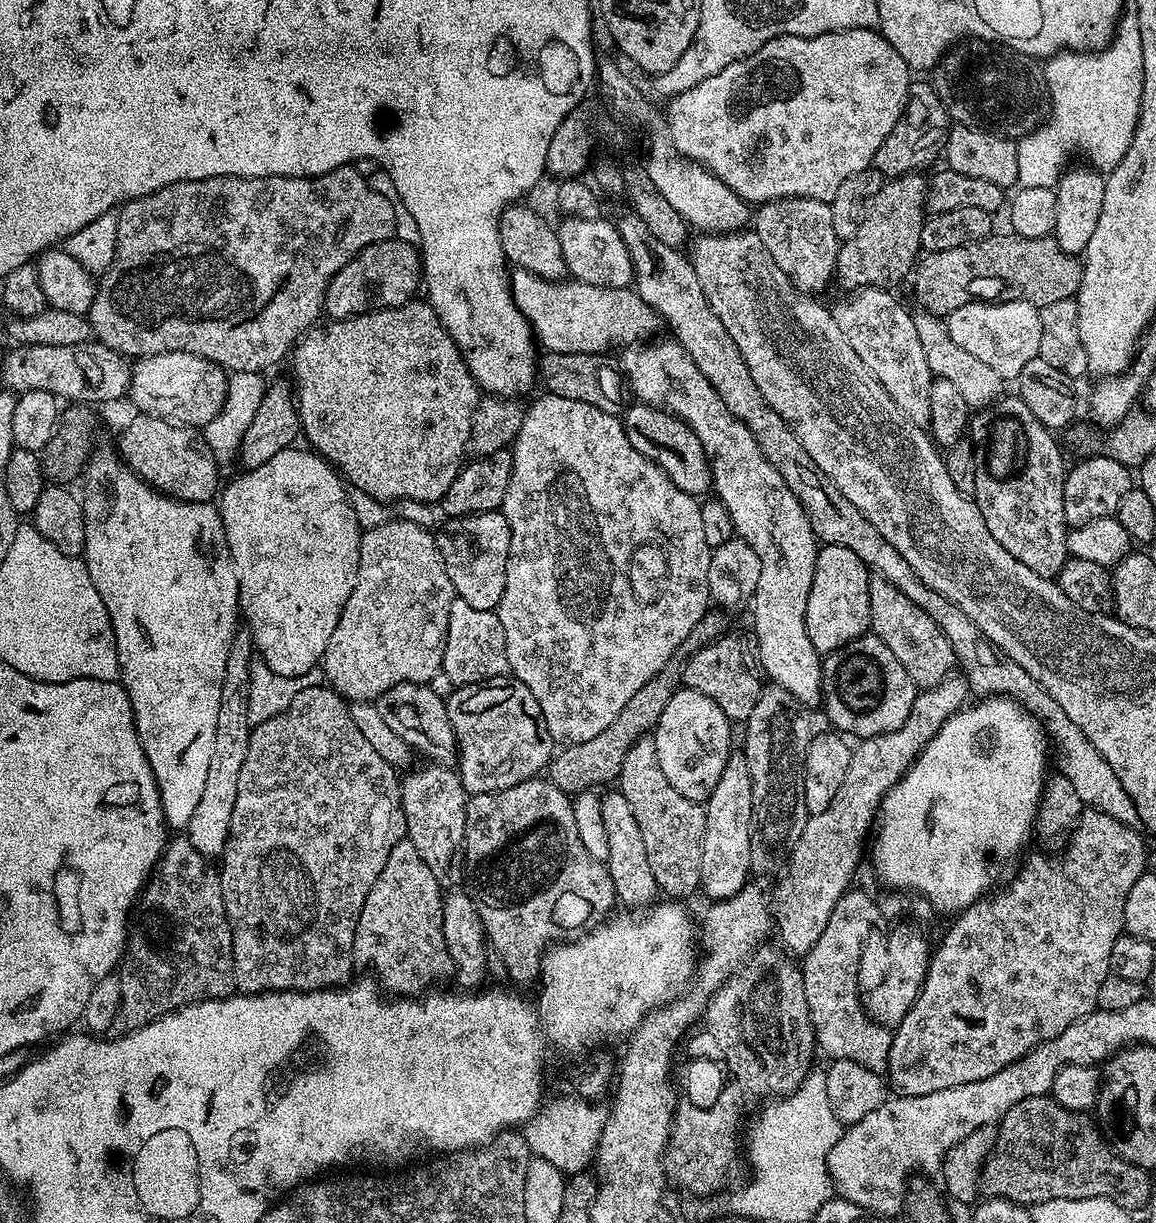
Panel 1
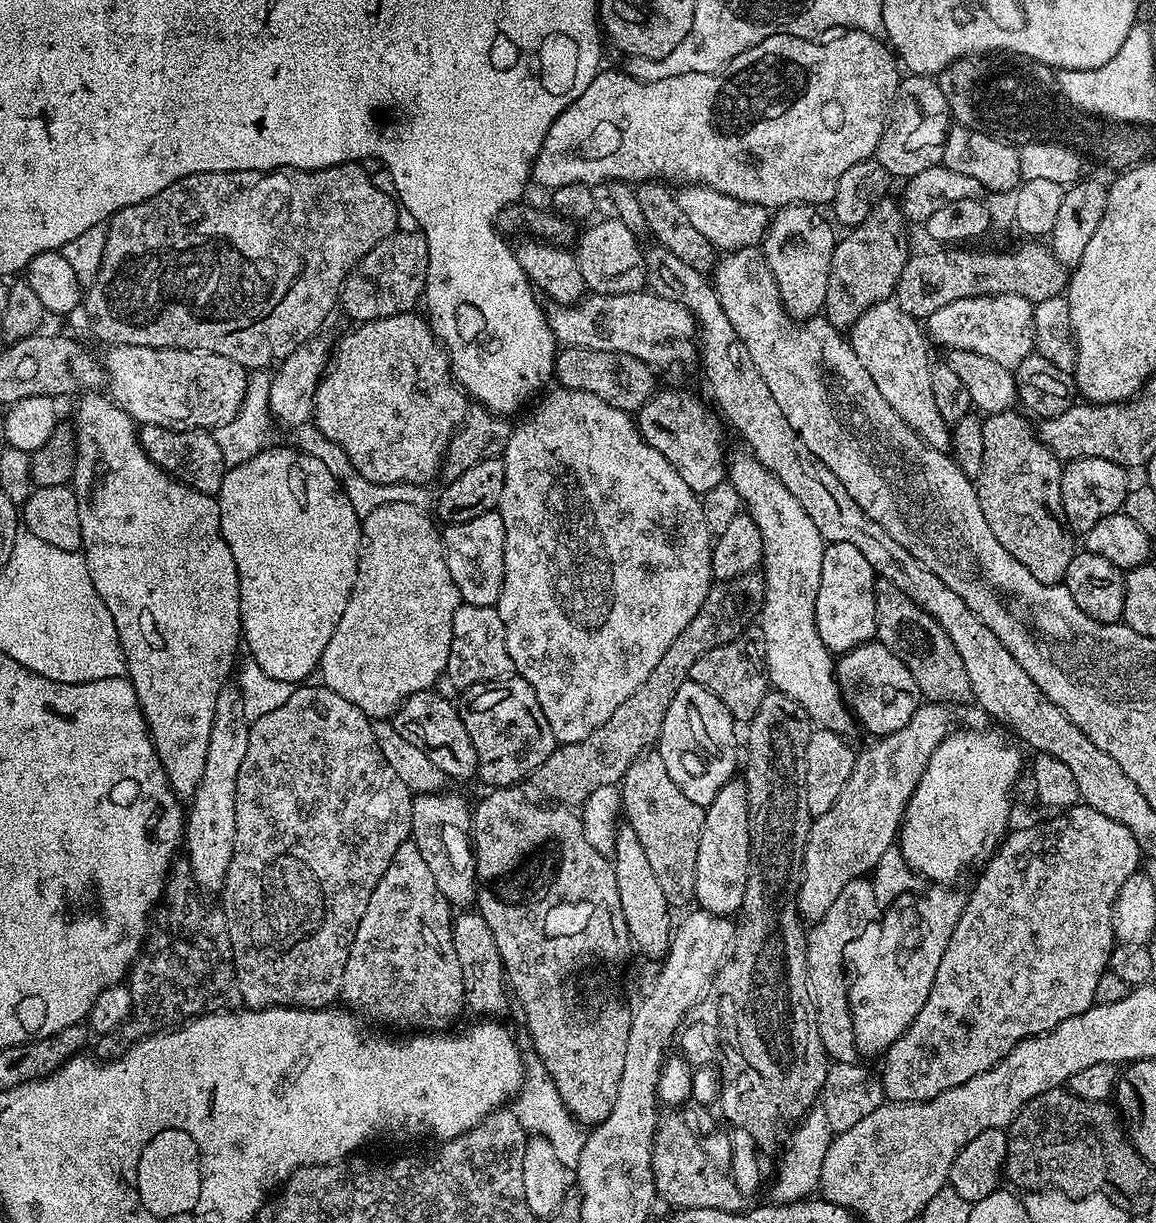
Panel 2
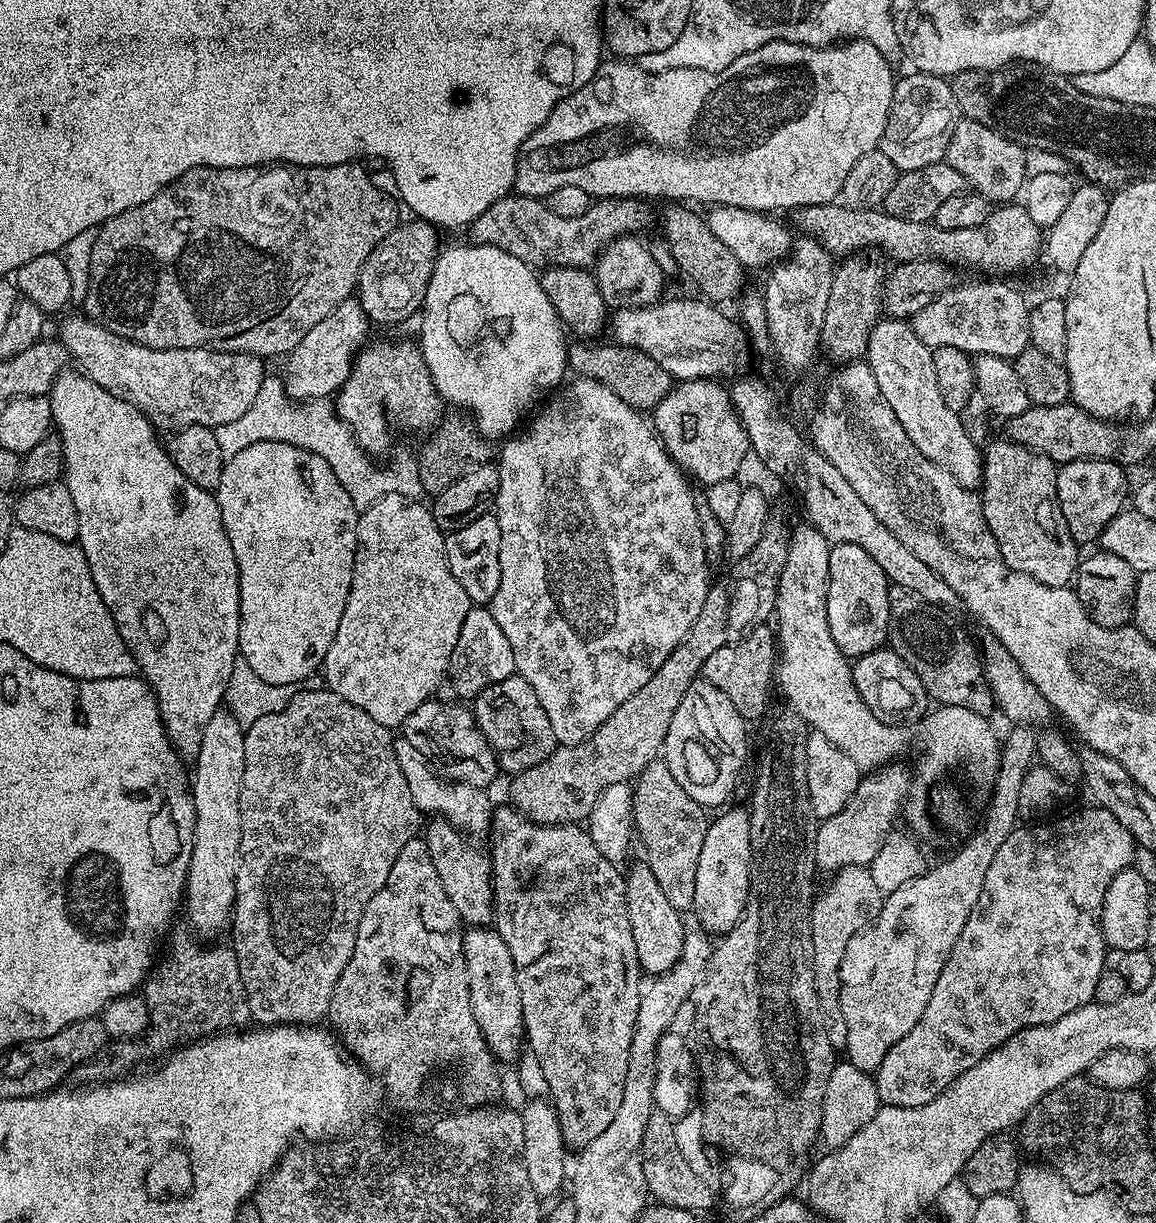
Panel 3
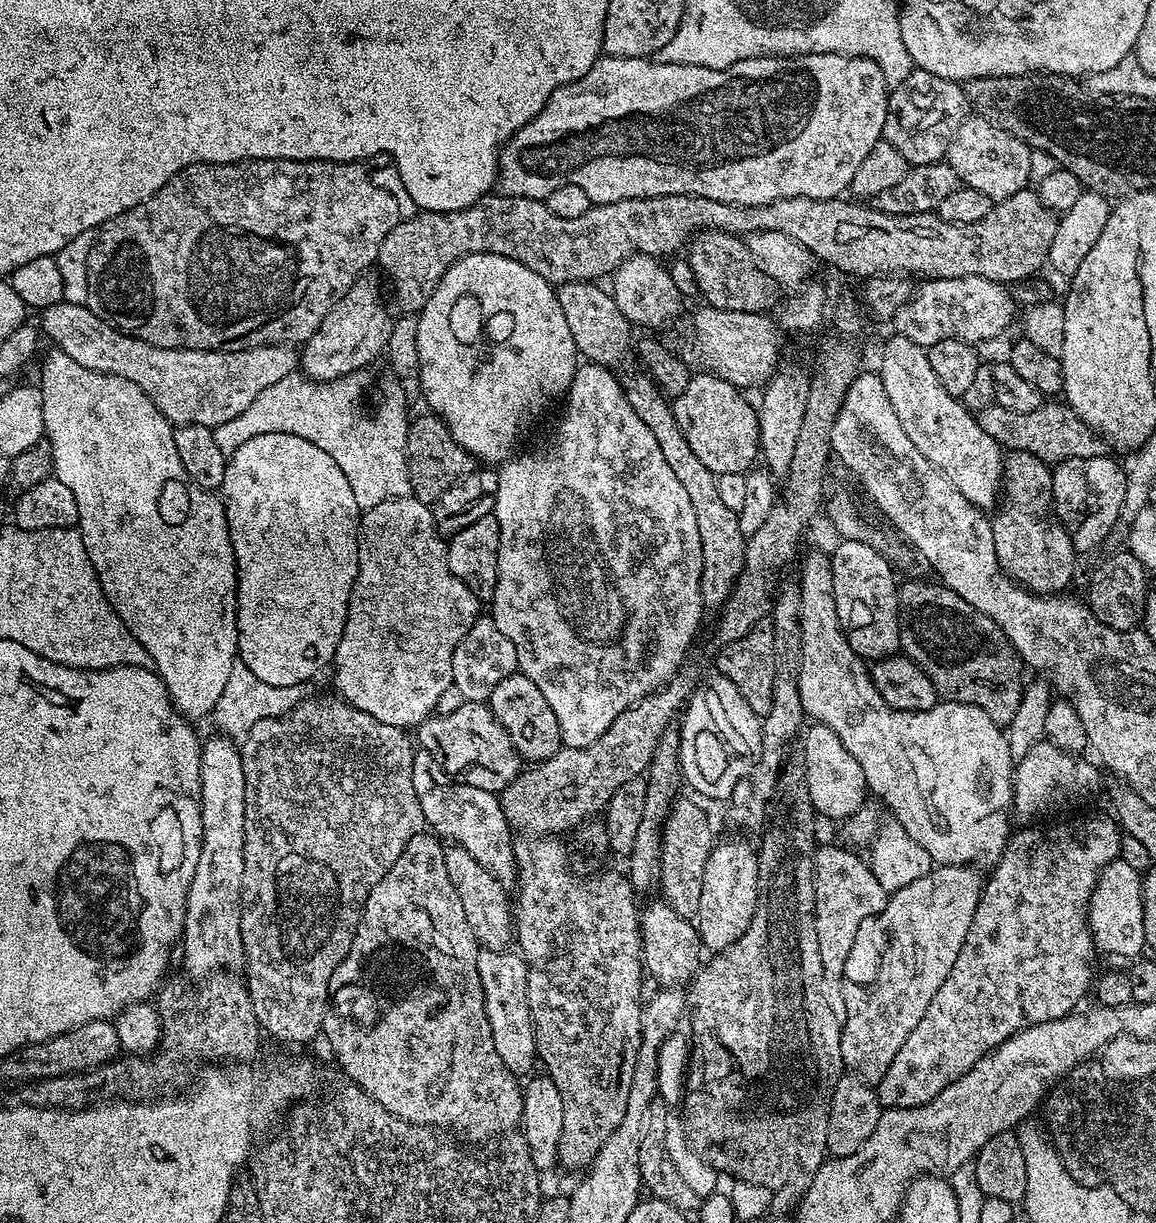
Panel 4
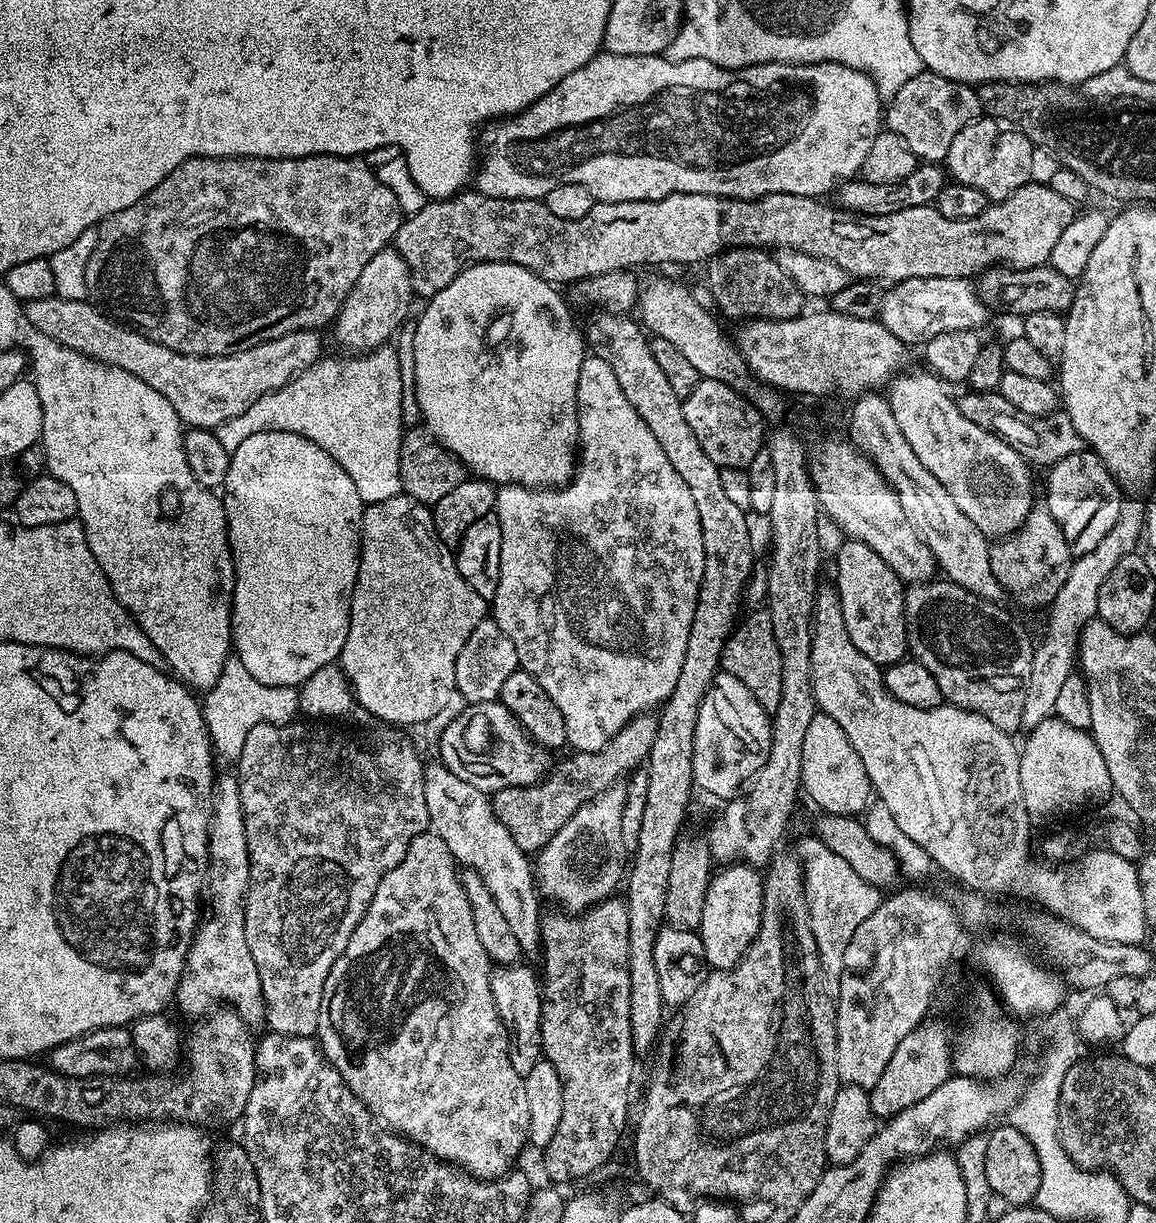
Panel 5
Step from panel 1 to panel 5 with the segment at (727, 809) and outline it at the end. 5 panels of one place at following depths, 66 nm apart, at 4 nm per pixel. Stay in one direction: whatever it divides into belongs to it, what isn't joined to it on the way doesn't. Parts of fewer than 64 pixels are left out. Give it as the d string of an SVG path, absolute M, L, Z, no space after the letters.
M737 862L713 875L706 890L706 906L702 906L702 922L698 929L709 969L732 968L742 959L760 929L763 905L764 882L753 865Z

